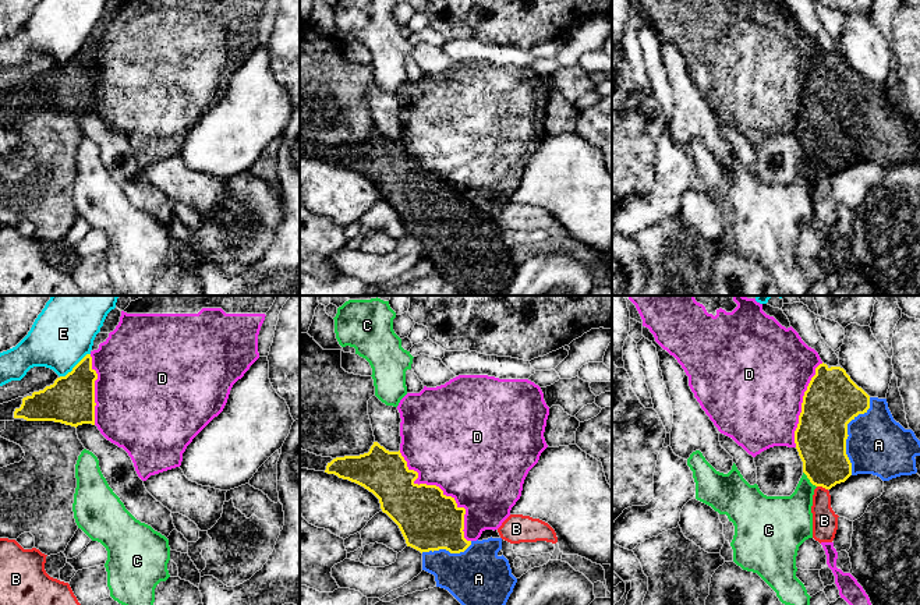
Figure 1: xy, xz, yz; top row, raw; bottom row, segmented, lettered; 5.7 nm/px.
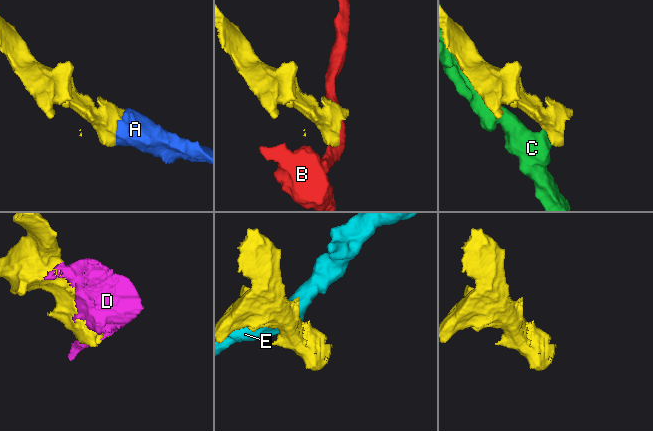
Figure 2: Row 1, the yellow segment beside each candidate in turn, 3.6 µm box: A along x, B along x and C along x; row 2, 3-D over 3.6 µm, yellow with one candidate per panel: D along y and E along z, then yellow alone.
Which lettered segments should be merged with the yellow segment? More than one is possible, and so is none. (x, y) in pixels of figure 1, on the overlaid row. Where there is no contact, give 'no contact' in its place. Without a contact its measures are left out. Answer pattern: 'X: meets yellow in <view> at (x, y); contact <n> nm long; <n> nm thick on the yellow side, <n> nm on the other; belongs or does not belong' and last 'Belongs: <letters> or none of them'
A: meets yellow in yz at (846, 434); contact 460 nm long; 320 nm thick on the yellow side, 340 nm on the other; belongs
B: meets yellow in yz at (823, 487); contact 70 nm long; 280 nm thick on the yellow side, 140 nm on the other; does not belong
C: meets yellow in yz at (809, 478); contact 120 nm long; 300 nm thick on the yellow side, 240 nm on the other; does not belong
D: meets yellow in xz at (441, 489); contact 650 nm long; 340 nm thick on the yellow side, 500 nm on the other; does not belong
E: meets yellow in xy at (74, 367); contact 220 nm long; 280 nm thick on the yellow side, 360 nm on the other; does not belong
Belongs: A

